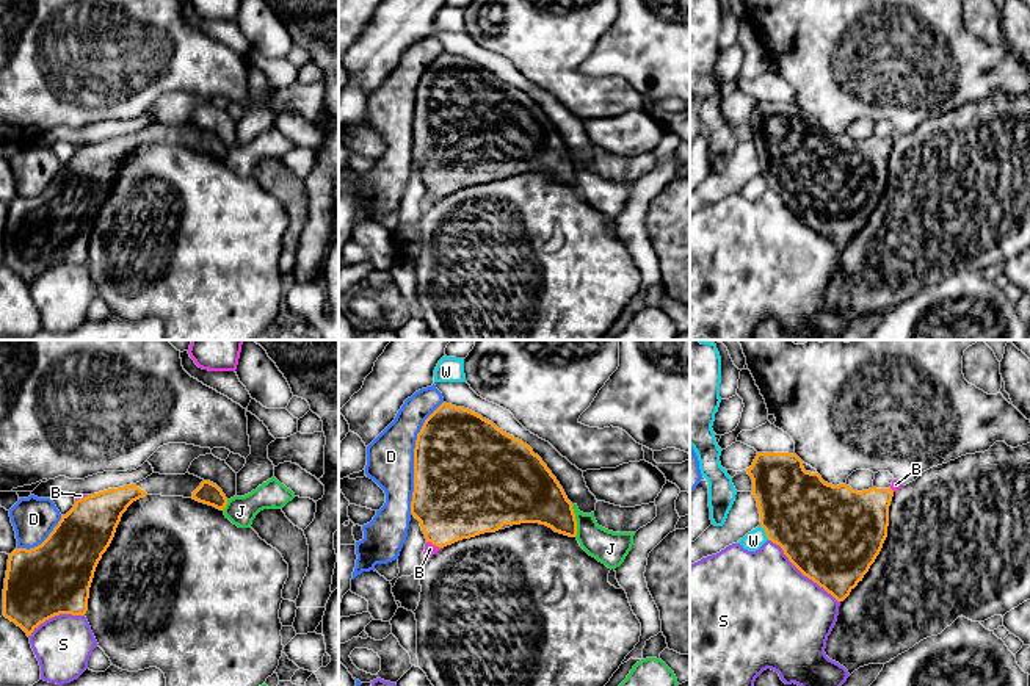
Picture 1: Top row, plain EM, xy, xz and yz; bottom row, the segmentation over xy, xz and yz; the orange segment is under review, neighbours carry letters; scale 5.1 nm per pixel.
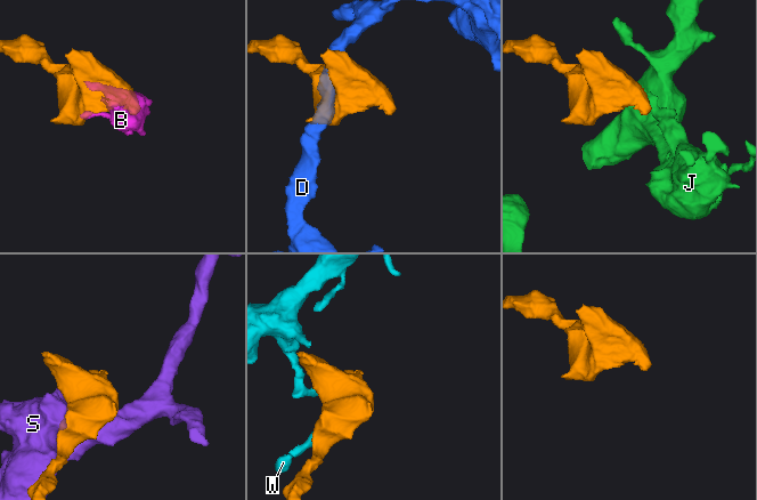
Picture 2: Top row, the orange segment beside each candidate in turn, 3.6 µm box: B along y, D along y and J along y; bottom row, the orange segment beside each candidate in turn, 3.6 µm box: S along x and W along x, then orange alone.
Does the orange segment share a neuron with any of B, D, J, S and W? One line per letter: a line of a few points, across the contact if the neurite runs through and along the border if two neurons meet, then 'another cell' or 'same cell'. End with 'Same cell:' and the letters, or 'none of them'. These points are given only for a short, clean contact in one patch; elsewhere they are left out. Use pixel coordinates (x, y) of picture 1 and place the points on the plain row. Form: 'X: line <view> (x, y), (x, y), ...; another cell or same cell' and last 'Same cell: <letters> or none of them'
B: line xz (427, 190), (439, 198); another cell
D: another cell
J: line xz (571, 154), (576, 163), (576, 185); another cell
S: another cell
W: another cell
Same cell: none of them

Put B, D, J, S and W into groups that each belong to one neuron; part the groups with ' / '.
B / D / J / S / W

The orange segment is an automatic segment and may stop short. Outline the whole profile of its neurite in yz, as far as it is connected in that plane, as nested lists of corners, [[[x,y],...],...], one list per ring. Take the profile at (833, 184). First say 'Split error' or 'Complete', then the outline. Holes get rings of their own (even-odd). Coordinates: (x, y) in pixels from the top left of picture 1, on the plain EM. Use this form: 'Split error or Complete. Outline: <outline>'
Complete. Outline: [[[757,102],[746,121],[768,190],[779,194],[804,226],[843,251],[883,197],[894,139],[872,136],[858,141],[847,133],[828,133],[818,122],[806,121],[803,110],[789,102]]]

